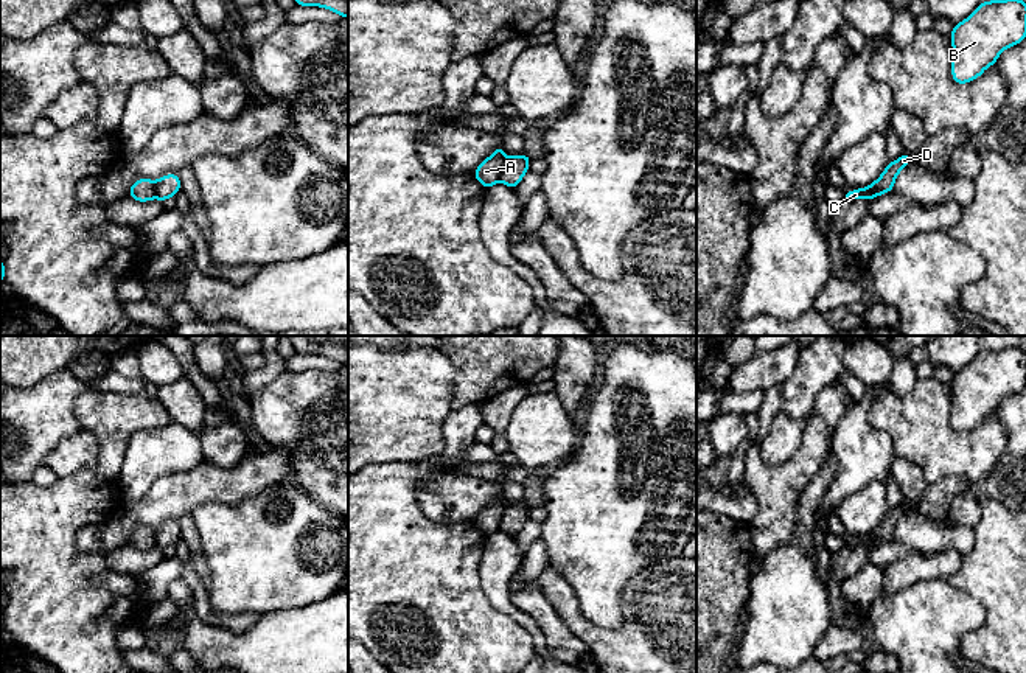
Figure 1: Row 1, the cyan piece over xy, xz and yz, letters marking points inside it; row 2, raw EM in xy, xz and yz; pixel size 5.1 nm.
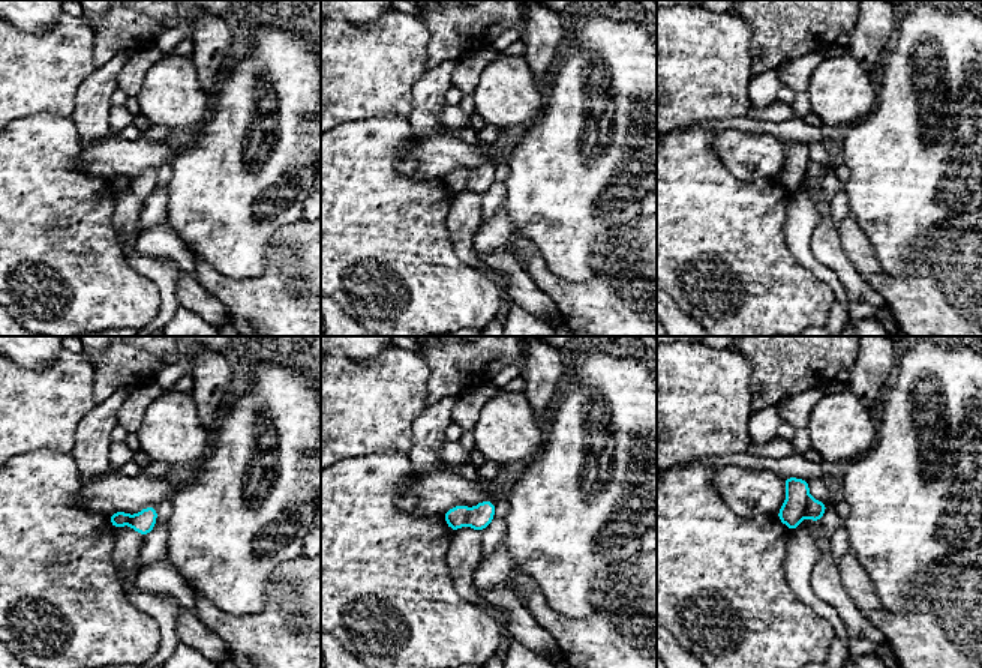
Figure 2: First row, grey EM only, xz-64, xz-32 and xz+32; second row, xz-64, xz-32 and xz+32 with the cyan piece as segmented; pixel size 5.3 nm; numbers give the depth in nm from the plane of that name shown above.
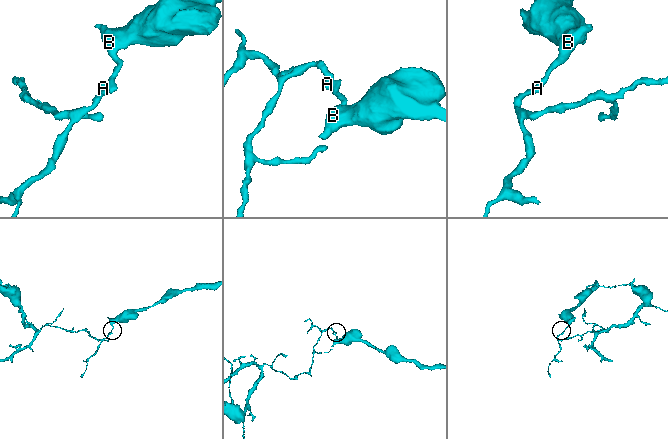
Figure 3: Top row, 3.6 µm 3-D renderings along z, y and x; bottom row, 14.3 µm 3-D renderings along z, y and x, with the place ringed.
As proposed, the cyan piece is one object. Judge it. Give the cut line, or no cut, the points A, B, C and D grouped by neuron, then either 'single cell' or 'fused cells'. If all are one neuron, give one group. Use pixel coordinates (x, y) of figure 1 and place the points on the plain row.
cut xz (506, 507), (498, 527); groups A C / B D; fused cells

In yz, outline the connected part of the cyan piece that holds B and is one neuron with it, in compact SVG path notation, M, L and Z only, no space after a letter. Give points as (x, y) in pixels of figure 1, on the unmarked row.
M1020 347L981 350L954 376L951 424L956 432L967 432L996 412L998 404L1026 385L1026 350Z

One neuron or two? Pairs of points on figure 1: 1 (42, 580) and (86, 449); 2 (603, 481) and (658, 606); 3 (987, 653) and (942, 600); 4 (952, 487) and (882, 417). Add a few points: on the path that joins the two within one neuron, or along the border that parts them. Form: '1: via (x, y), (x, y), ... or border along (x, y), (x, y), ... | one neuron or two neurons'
1: border along (94, 435), (97, 442), (95, 465), (59, 479) | two neurons
2: border along (675, 557), (638, 572), (627, 583), (622, 603) | two neurons
3: border along (969, 594), (984, 620), (958, 650) | two neurons
4: border along (927, 485), (947, 477), (961, 477), (967, 488) | two neurons

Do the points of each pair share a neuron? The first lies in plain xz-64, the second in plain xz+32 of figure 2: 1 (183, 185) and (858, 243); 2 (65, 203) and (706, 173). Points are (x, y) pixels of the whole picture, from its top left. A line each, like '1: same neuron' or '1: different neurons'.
1: different neurons
2: same neuron

